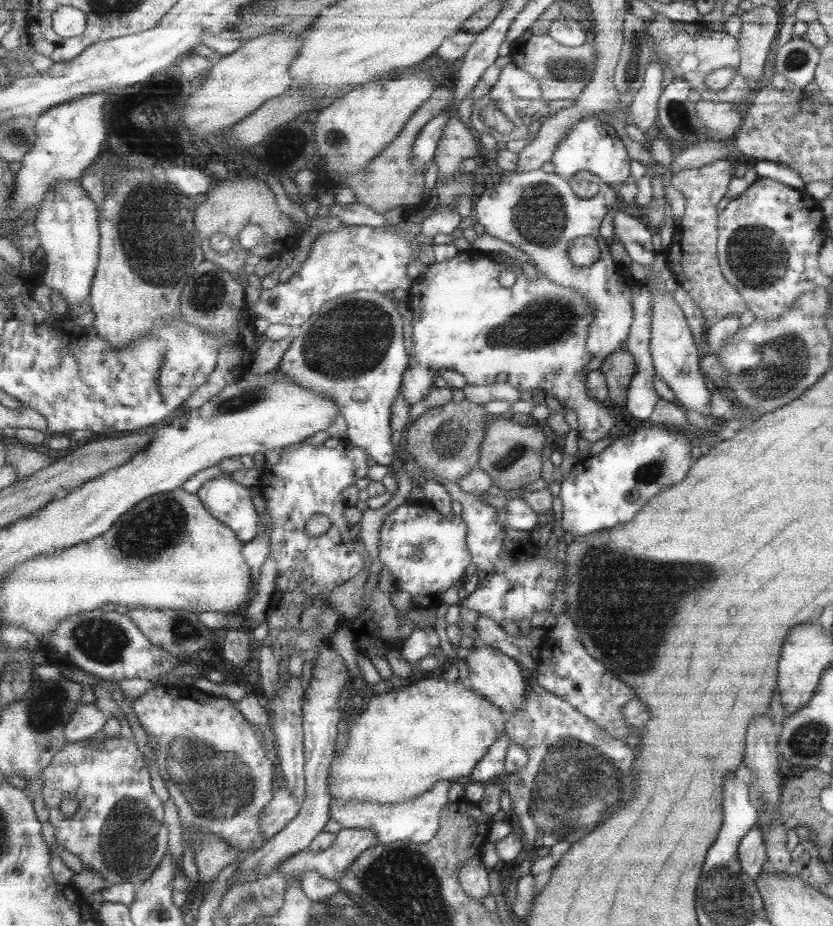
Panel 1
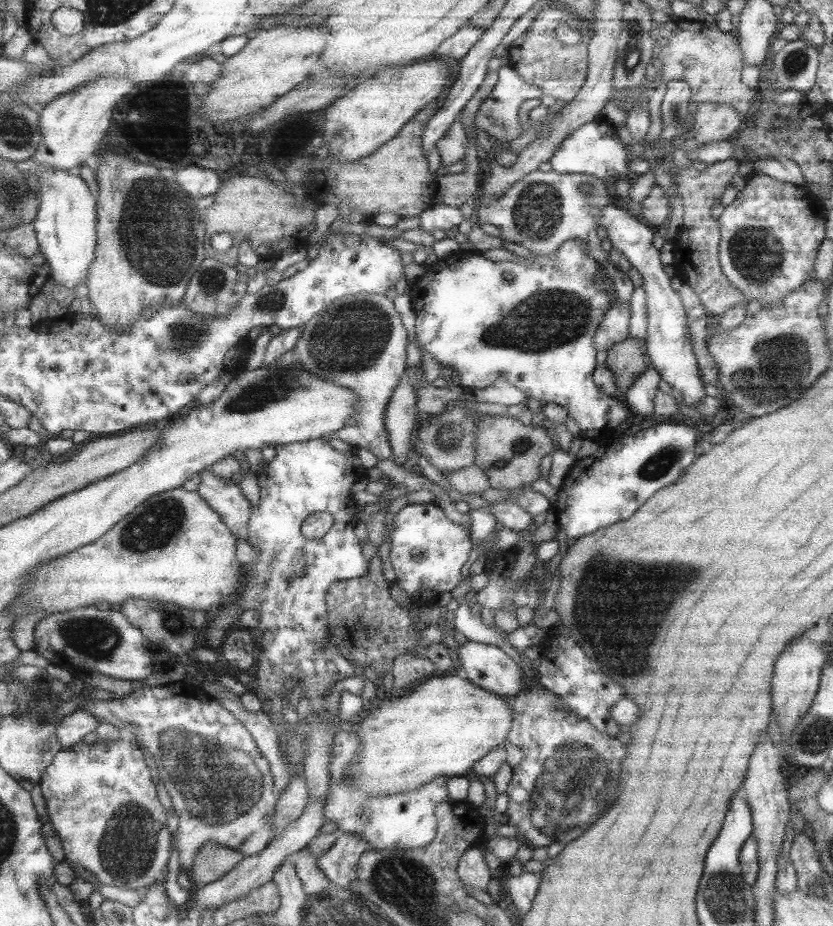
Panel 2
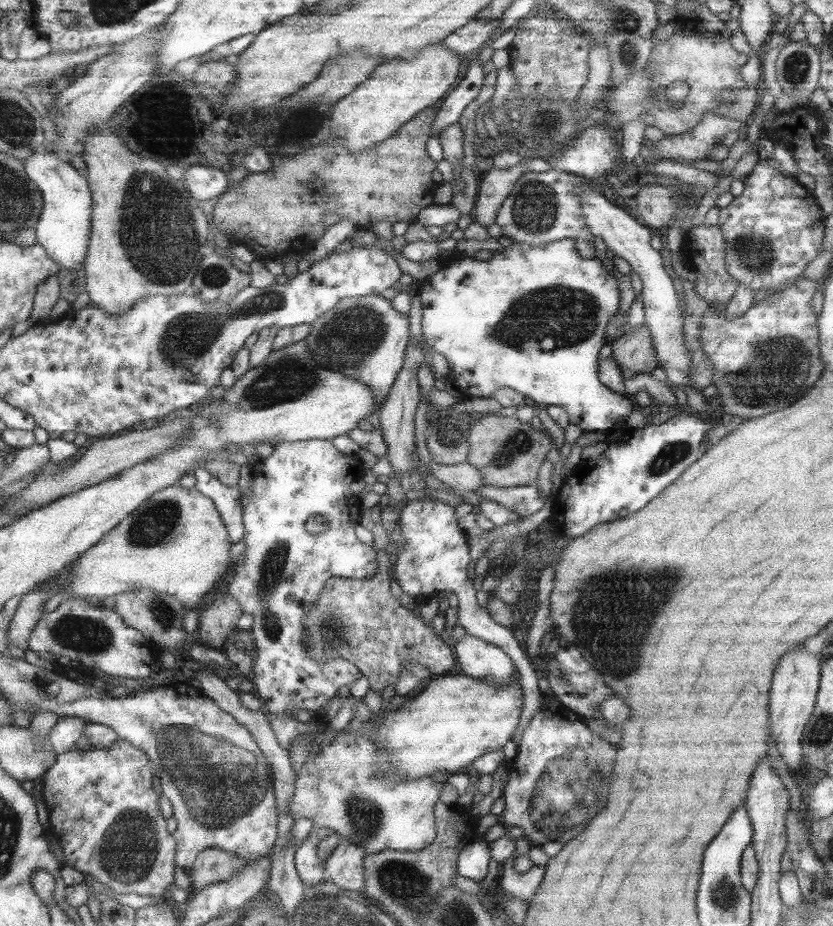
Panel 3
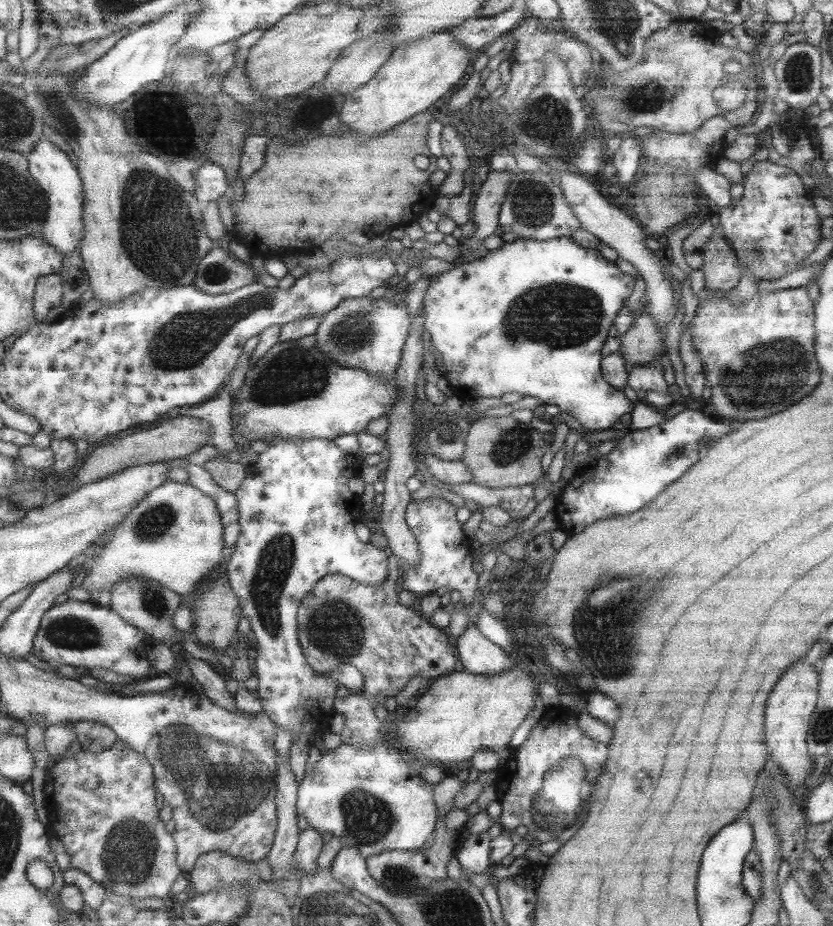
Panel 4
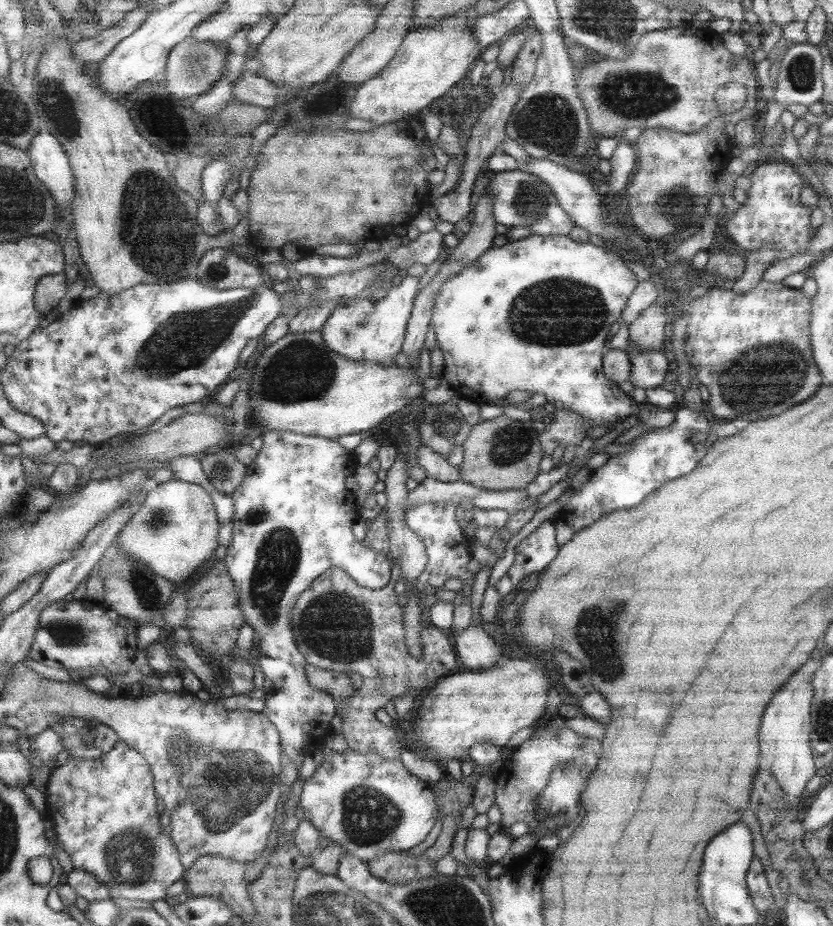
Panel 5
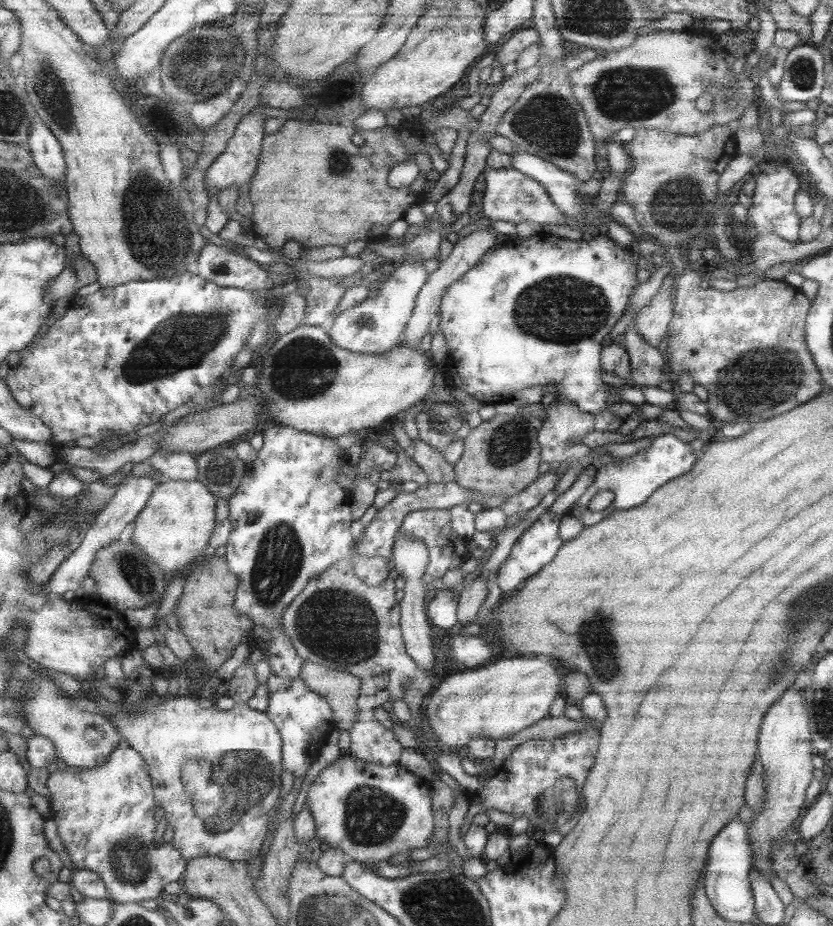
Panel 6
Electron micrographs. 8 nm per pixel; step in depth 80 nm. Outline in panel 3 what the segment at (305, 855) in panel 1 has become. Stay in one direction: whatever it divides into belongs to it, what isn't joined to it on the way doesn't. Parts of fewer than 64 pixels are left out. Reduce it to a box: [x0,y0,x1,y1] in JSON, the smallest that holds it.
[325,841,367,893]

